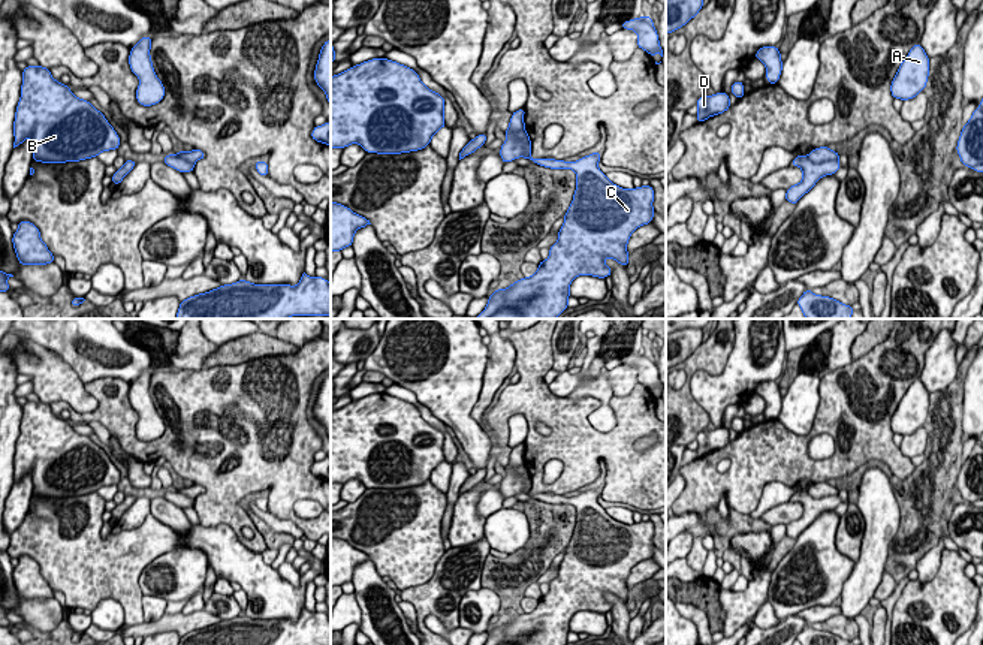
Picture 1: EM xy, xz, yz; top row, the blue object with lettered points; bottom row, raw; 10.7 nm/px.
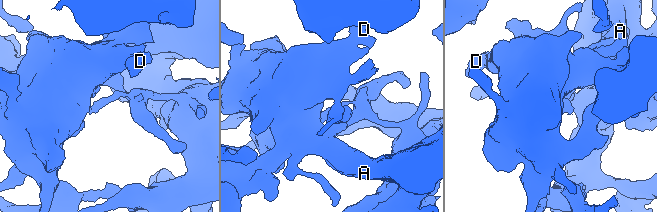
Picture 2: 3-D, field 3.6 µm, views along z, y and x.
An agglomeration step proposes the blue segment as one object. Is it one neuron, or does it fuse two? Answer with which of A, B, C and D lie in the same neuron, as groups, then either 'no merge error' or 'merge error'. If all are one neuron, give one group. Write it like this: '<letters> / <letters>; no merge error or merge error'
A B D / C; merge error

